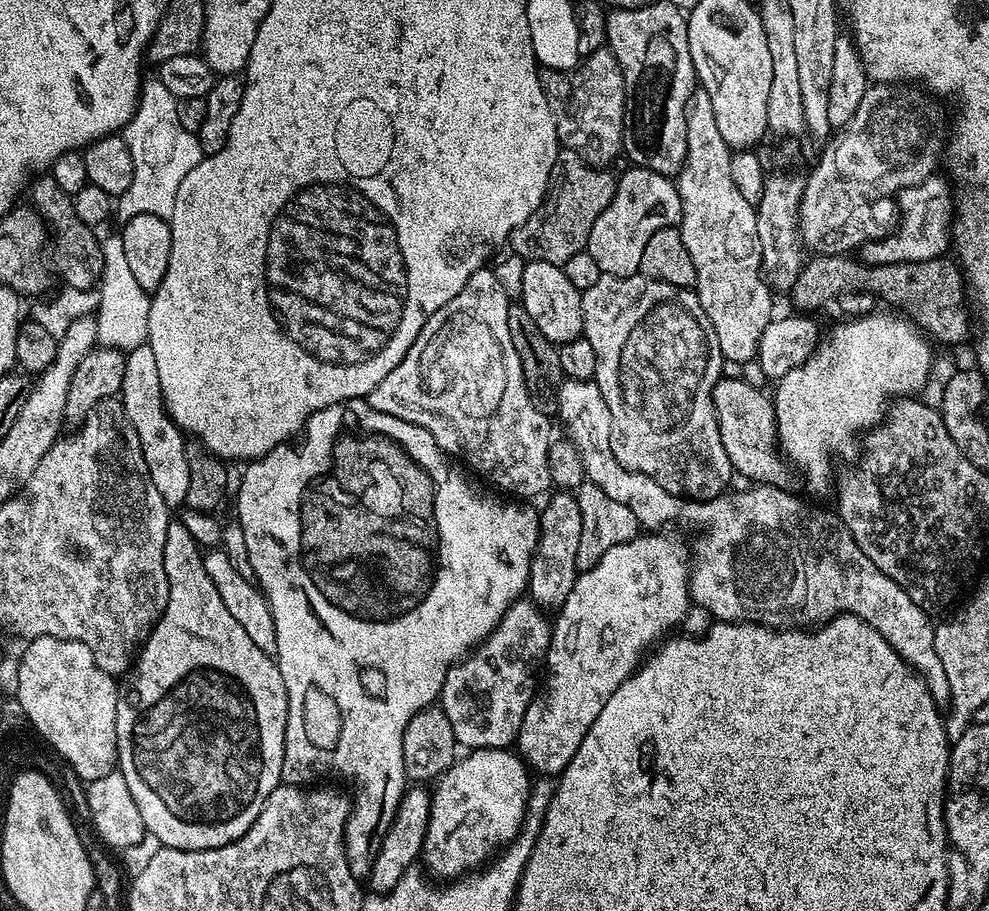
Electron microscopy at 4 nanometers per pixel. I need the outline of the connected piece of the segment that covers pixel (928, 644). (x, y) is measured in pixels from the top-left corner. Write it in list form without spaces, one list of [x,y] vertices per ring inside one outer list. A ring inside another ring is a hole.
[[[756,484],[755,486],[748,486],[745,492],[736,492],[733,496],[725,495],[723,498],[712,498],[707,502],[701,503],[704,505],[697,510],[696,516],[700,520],[709,520],[708,537],[705,538],[704,545],[701,546],[700,553],[696,556],[696,564],[694,560],[690,568],[688,590],[691,599],[695,603],[697,600],[706,611],[713,612],[717,621],[763,624],[777,630],[787,628],[789,625],[819,626],[829,620],[833,620],[835,616],[845,614],[856,616],[862,622],[870,625],[871,628],[876,628],[878,634],[882,634],[882,638],[886,638],[886,642],[890,642],[890,646],[897,654],[923,676],[926,686],[938,706],[947,705],[952,698],[950,694],[950,678],[946,678],[946,670],[942,670],[942,662],[938,659],[938,650],[934,650],[936,629],[933,617],[925,612],[924,609],[918,607],[910,598],[910,594],[906,594],[906,590],[902,586],[898,586],[898,582],[894,582],[889,576],[882,574],[882,570],[878,570],[878,566],[874,566],[874,562],[870,562],[870,558],[866,558],[866,554],[862,554],[858,542],[854,542],[850,530],[843,524],[835,511],[827,512],[824,508],[811,508],[806,501],[799,500],[796,496],[791,496],[786,489],[787,487],[775,484]]]

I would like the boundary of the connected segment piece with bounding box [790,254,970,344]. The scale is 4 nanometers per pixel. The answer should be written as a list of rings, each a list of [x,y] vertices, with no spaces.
[[[844,254],[813,255],[792,283],[790,297],[792,296],[792,304],[796,307],[793,309],[820,308],[831,296],[839,298],[846,292],[868,292],[883,303],[885,300],[886,303],[893,304],[888,306],[899,310],[917,328],[944,344],[960,344],[967,338],[970,308],[966,303],[966,281],[959,263],[951,258],[939,258],[869,267],[859,259],[848,259],[852,258]]]

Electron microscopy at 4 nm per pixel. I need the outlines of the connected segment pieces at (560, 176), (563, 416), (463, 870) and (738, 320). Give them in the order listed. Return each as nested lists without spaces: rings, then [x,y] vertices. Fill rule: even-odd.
[[[561,147],[560,153],[556,155],[556,161],[552,167],[552,177],[548,180],[548,189],[544,195],[544,201],[512,231],[507,238],[507,243],[512,244],[511,251],[520,256],[525,262],[529,260],[541,260],[551,264],[563,265],[566,258],[574,258],[574,254],[585,251],[588,247],[590,230],[594,222],[598,222],[598,214],[608,211],[612,201],[616,199],[615,175],[611,176],[608,170],[587,164],[573,148]]]
[[[565,379],[558,388],[558,404],[560,400],[560,420],[568,431],[574,447],[580,451],[580,460],[584,463],[584,472],[591,483],[596,484],[614,502],[622,502],[622,506],[630,506],[634,518],[644,530],[660,530],[667,520],[676,520],[684,512],[685,501],[673,496],[671,492],[662,490],[658,482],[646,478],[637,472],[626,470],[614,458],[610,450],[608,435],[610,434],[610,410],[606,410],[606,402],[592,380]]]
[[[477,748],[461,755],[456,763],[435,781],[430,792],[429,822],[424,834],[422,853],[422,864],[424,860],[423,867],[427,875],[440,882],[451,882],[469,875],[485,862],[491,861],[519,834],[528,811],[529,791],[528,772],[512,750]]]
[[[697,87],[690,97],[685,111],[686,118],[686,158],[684,167],[678,173],[680,189],[680,223],[682,242],[686,242],[686,250],[690,250],[690,262],[694,262],[696,283],[694,291],[700,299],[700,305],[706,310],[710,322],[714,326],[714,334],[718,338],[720,352],[725,361],[744,364],[757,359],[759,340],[770,320],[773,319],[773,289],[762,275],[760,267],[760,249],[756,242],[756,211],[746,198],[742,198],[738,186],[734,186],[734,178],[730,178],[730,162],[732,156],[728,143],[718,131],[718,122],[714,118],[714,106],[710,106],[710,94]]]

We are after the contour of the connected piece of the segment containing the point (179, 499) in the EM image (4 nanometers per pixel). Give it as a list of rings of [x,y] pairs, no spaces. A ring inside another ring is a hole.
[[[148,343],[142,344],[127,353],[126,370],[123,372],[123,386],[120,401],[124,413],[130,419],[135,432],[142,442],[143,457],[153,479],[158,494],[169,508],[185,505],[186,493],[190,488],[190,466],[186,458],[187,444],[183,429],[176,424],[164,407],[164,395],[161,392],[158,362],[154,359],[154,348]]]

